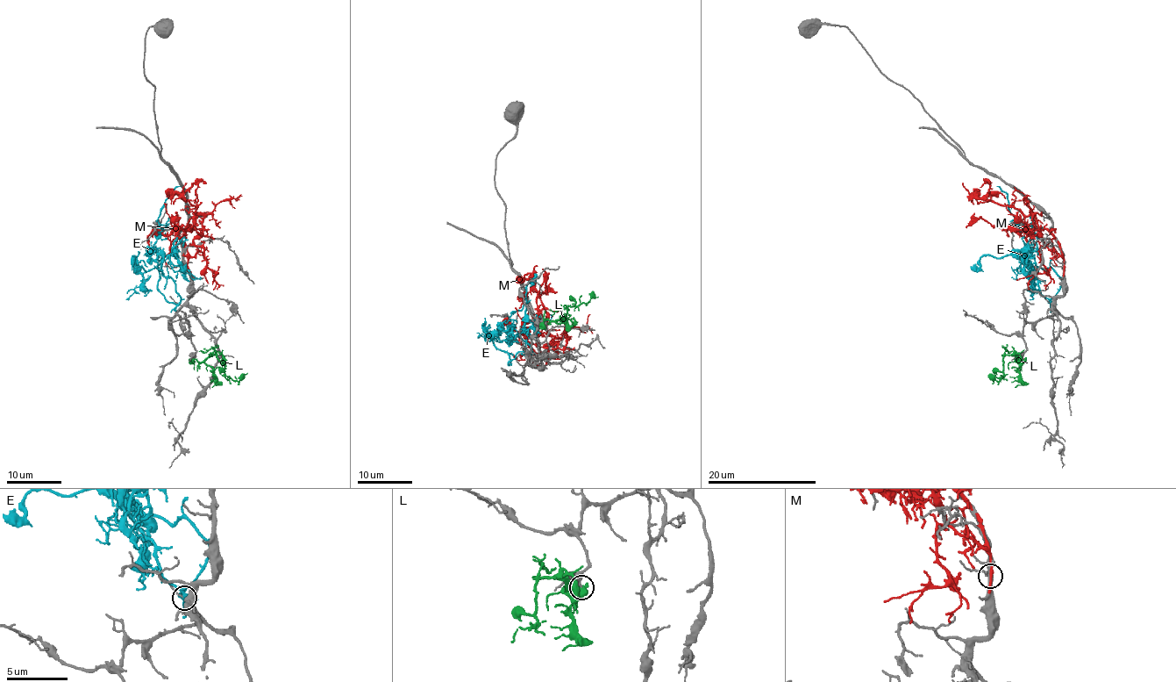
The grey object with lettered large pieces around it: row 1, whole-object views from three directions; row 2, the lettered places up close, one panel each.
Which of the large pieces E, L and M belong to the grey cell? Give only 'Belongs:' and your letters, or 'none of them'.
Belongs: none of them

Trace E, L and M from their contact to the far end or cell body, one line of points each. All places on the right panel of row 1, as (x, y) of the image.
E: (1051, 303), (1041, 293), (1031, 271), (1037, 247), (1034, 233), (1023, 231), (1015, 221), (1008, 197), (997, 186)
L: (1023, 359), (1017, 362), (1012, 355), (1005, 355), (1000, 381), (987, 375)
M: (1064, 269), (1064, 260), (1044, 241), (1035, 217), (993, 202), (987, 196), (989, 183)

